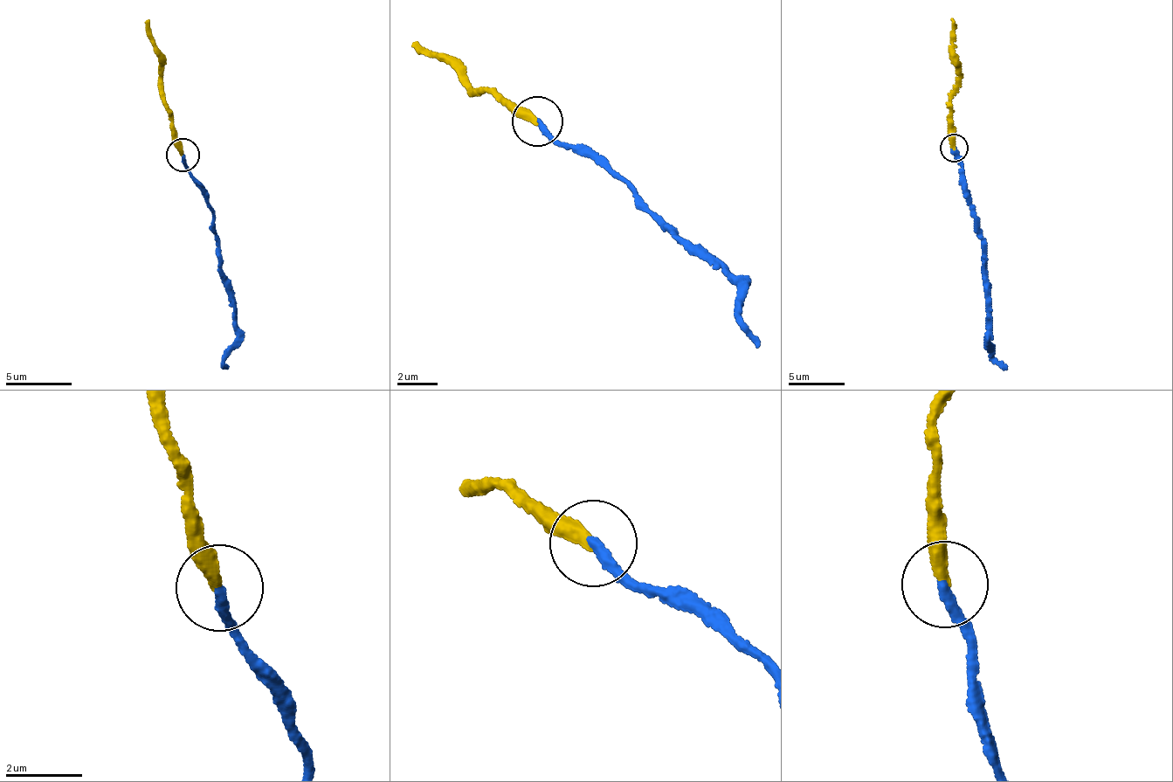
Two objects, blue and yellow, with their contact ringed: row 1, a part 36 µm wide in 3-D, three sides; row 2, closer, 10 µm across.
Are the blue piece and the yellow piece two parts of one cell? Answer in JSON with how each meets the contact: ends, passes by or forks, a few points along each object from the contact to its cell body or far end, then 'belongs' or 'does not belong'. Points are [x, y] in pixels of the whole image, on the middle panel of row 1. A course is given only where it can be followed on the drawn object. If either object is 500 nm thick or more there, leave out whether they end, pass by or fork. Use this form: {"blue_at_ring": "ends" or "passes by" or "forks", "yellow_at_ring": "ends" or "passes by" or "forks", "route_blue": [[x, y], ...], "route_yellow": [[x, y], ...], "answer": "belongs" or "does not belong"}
{"blue_at_ring": "ends", "yellow_at_ring": "ends", "route_blue": [[535, 121], [627, 189], [679, 242], [722, 265], [746, 295], [740, 322], [761, 347]], "route_yellow": [[535, 121], [488, 87], [476, 90], [446, 61], [410, 44]], "answer": "belongs"}

